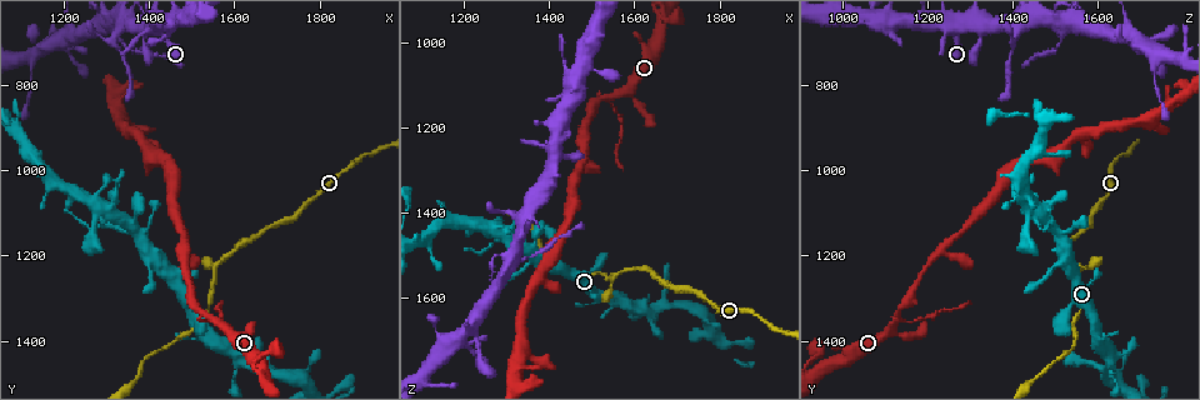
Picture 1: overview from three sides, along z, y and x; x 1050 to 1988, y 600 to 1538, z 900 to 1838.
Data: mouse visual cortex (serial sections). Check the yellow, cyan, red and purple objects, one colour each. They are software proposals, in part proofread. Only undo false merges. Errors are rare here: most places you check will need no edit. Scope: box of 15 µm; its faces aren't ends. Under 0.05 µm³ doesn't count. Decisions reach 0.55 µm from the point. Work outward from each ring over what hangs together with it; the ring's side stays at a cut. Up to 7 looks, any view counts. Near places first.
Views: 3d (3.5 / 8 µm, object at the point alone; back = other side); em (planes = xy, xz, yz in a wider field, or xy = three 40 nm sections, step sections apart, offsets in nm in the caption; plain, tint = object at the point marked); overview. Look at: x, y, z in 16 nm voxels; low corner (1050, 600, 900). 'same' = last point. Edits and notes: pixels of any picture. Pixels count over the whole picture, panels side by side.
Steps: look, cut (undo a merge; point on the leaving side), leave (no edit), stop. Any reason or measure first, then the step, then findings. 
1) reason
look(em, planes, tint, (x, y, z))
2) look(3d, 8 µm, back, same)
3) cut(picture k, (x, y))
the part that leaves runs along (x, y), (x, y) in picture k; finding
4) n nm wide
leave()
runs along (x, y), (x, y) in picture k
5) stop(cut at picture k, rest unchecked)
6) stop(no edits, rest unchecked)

a narrow waist
look(3d, 3.5 µm, (1550, 1350, 1125))

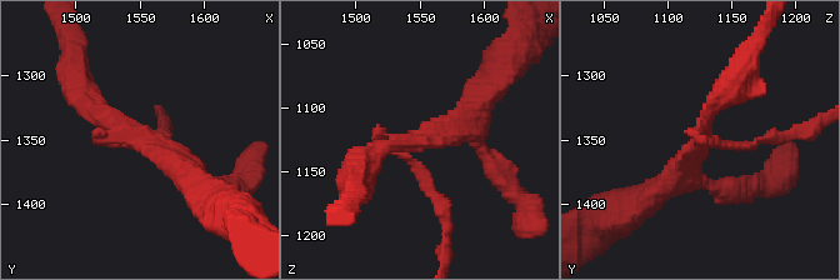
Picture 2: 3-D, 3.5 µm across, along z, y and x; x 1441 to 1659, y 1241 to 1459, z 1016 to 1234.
look(em, xy, step 5, tint, (1550, 1350, 1128))

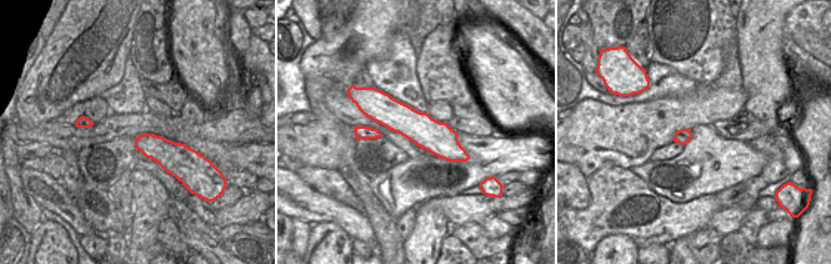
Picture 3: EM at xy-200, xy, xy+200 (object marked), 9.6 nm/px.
320 nm wide
cut(picture 2, (429, 191))
the part that leaves runs along (408, 154), (445, 218), (445, 260) in picture 2; a second cell is stuck on

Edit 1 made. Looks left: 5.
look(overview)

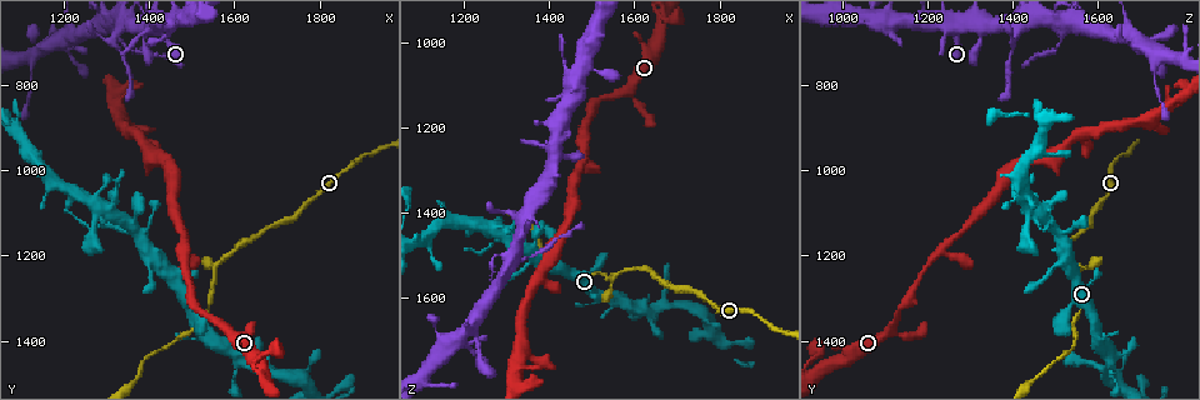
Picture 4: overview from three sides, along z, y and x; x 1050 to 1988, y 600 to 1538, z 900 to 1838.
sharp bend
look(3d, 3.5 µm, (1555, 1230, 1550))

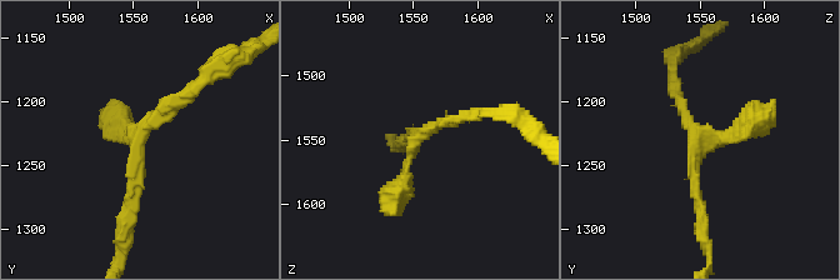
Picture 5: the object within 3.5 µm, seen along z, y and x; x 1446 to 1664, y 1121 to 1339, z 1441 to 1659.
look(em, xy, step 5, tint, (1552, 1228, 1546))

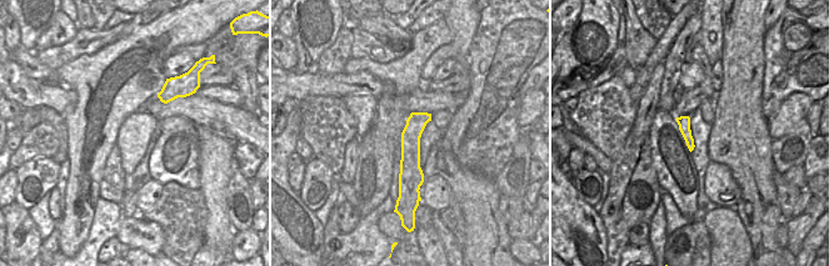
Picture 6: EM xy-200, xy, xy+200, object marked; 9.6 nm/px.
leave()
runs along (198, 88), (136, 138), (125, 223) in picture 5; continuous, no second cell

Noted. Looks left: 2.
a narrow waist
look(3d, 8 µm, (1410, 665, 1265))

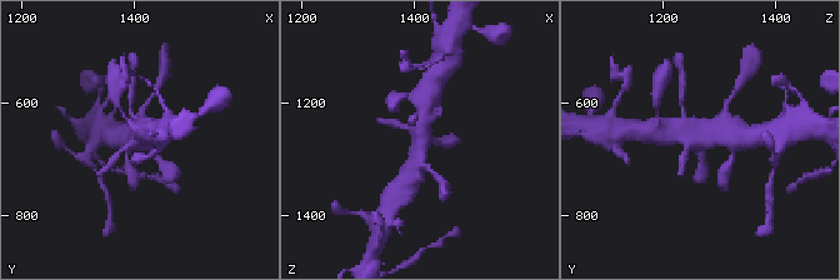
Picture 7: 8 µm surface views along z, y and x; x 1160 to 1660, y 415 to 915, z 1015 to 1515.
look(3d, 3.5 µm, (1415, 660, 1265))

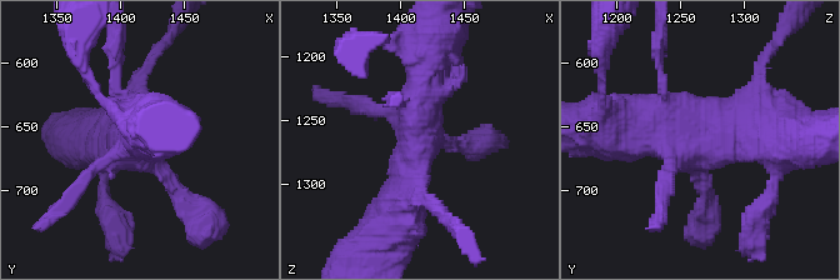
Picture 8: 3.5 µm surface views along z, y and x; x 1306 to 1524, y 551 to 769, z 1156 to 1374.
leave()
runs along (196, 210), (128, 134), (111, 138) in picture 8; one cell here

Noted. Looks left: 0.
stop(cut at picture 2, rest unchecked)

